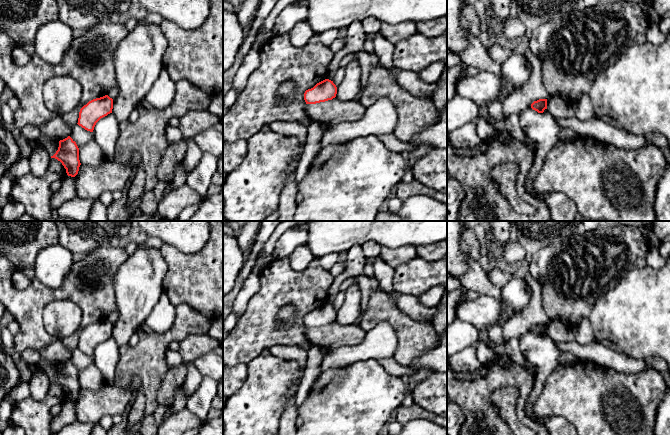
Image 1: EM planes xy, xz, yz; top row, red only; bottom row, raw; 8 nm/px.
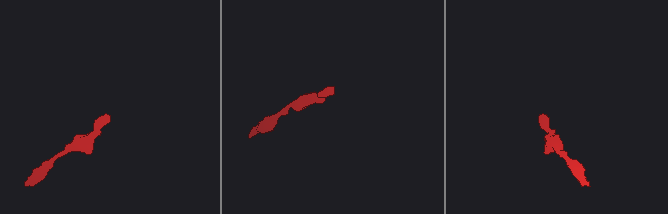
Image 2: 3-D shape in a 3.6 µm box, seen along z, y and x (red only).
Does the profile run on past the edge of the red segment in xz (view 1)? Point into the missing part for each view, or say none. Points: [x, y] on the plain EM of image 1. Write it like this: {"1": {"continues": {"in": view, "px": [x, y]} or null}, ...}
{"1": {"continues": null}}

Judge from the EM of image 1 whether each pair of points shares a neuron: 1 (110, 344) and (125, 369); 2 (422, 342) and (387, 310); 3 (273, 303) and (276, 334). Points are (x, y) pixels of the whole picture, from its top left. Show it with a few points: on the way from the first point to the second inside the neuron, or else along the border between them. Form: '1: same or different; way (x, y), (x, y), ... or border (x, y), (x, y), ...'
1: different; border (119, 347), (119, 361), (115, 370), (115, 380)
2: same; way (413, 335), (396, 318)
3: same; way (270, 311), (270, 326)

